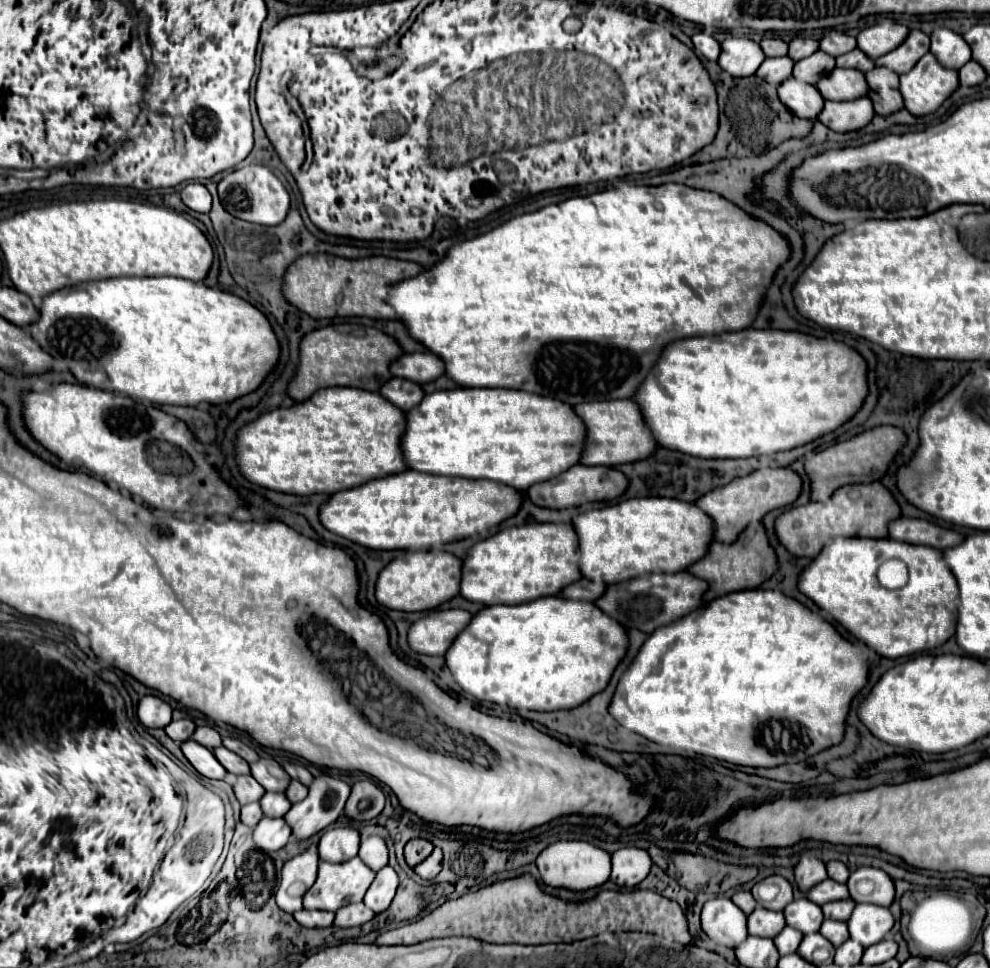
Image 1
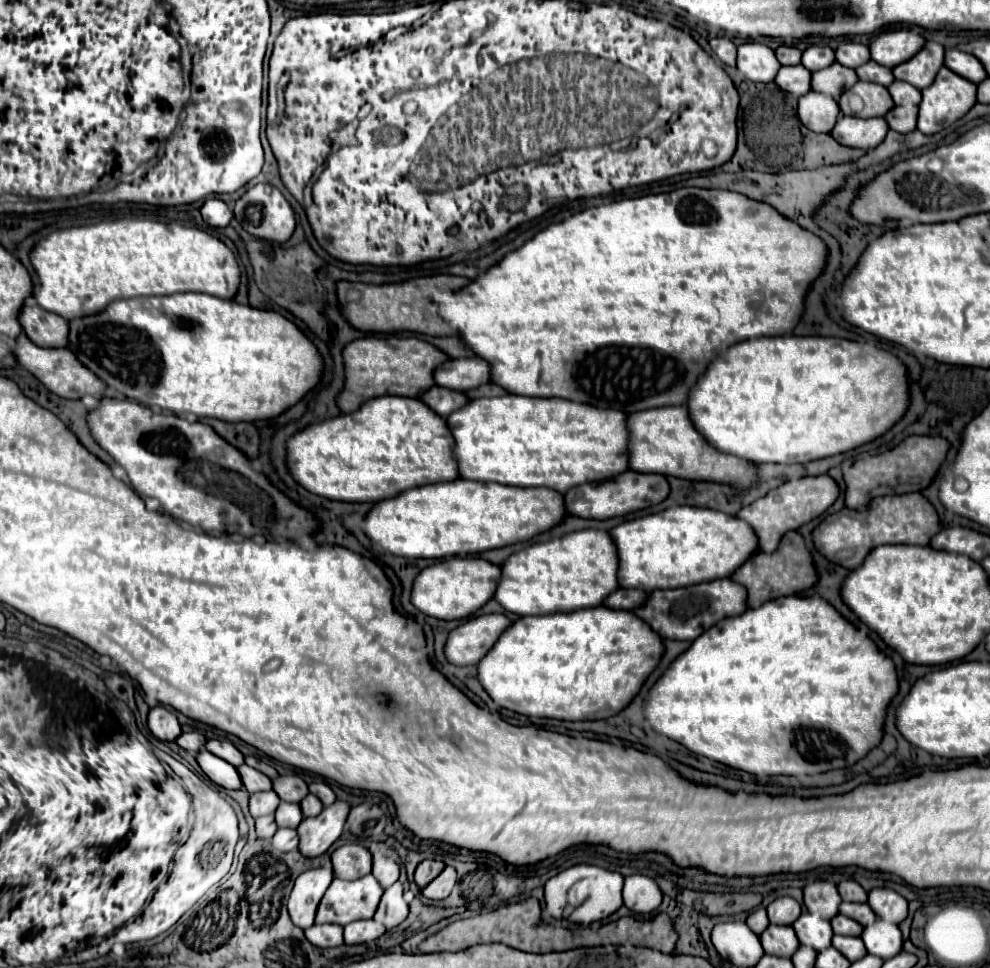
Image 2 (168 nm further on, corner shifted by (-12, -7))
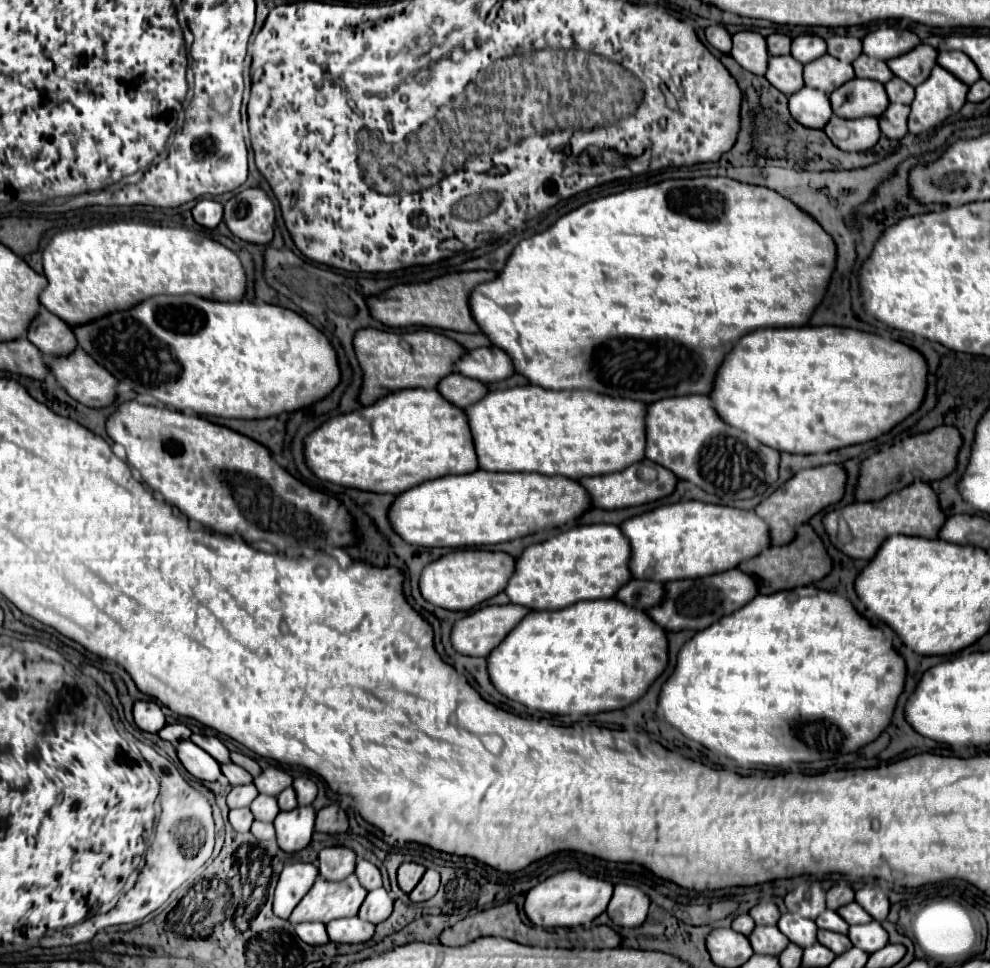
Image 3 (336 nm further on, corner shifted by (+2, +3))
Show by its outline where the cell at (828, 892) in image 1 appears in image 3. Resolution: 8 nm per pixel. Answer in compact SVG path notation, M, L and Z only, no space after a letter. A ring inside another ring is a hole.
M850 902L846 906L842 906L838 910L838 914L848 922L848 924L866 924L870 922L870 914L866 914L866 910L862 910L862 906L858 906L856 902Z

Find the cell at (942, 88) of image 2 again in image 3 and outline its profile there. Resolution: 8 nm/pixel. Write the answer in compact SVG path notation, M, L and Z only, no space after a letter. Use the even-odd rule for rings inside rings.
M934 66L930 78L916 88L912 112L908 118L910 134L926 134L946 118L960 112L966 102L968 86L948 70Z

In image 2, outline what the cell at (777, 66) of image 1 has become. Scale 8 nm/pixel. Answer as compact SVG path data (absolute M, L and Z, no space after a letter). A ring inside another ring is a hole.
M802 64L798 66L782 66L774 80L784 92L792 96L802 96L810 90L810 70L806 70Z

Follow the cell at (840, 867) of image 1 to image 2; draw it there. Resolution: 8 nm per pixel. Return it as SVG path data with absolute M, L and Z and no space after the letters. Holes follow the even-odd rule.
M842 880L838 884L838 890L840 890L842 900L846 900L846 902L866 902L866 898L868 898L866 890L854 880Z

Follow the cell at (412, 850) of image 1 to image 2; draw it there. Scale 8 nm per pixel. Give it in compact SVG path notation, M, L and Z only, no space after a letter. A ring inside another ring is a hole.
M422 860L416 868L416 874L414 874L414 880L420 888L424 888L426 884L432 882L432 878L436 878L440 872L444 870L444 862L440 860Z

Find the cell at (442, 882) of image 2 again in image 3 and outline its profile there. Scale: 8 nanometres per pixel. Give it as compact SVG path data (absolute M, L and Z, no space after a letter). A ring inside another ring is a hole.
M430 868L430 870L426 870L426 874L418 882L418 886L410 892L410 900L412 902L426 902L438 892L438 886L440 886L440 874Z

